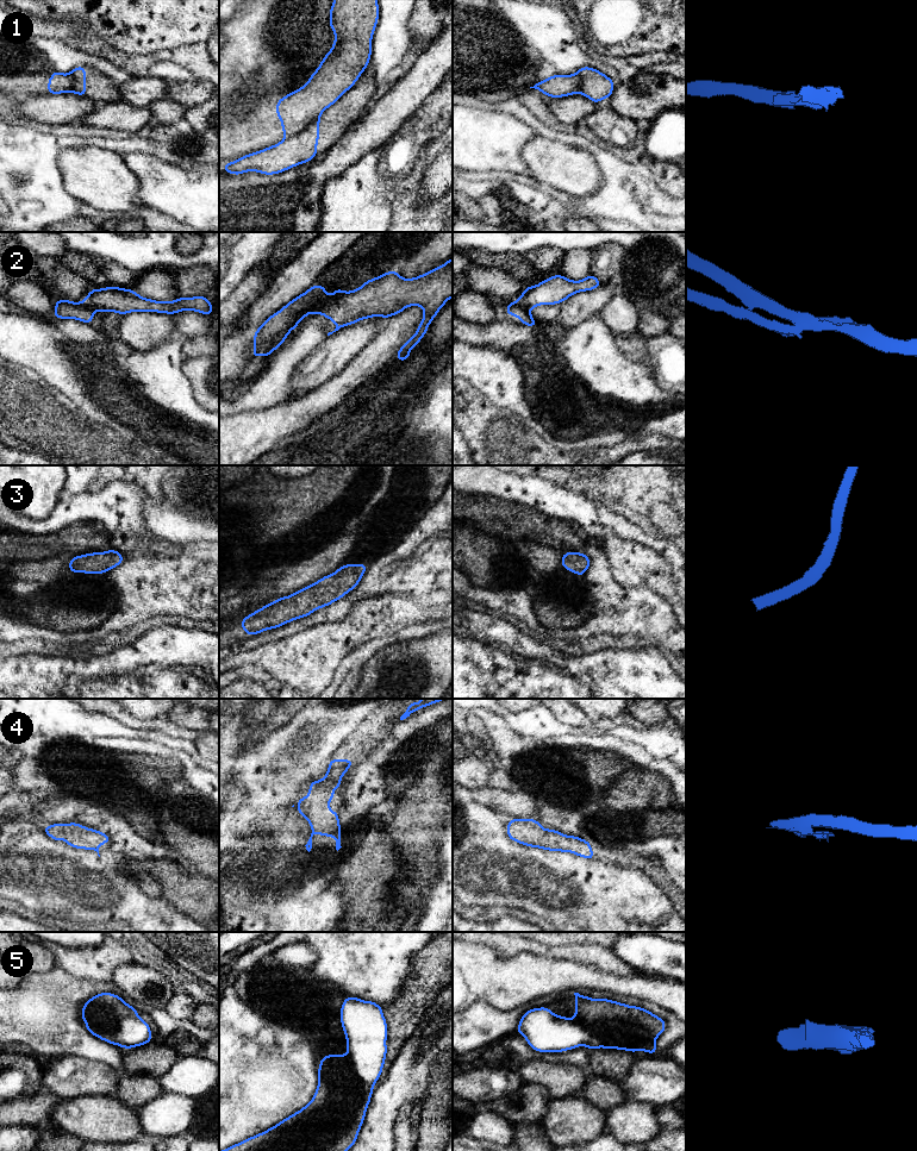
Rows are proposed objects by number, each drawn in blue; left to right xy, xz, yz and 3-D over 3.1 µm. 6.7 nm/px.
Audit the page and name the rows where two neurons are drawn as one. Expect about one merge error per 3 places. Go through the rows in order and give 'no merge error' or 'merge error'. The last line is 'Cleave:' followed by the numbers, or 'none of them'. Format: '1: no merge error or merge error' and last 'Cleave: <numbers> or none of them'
1: merge error
2: merge error
3: no merge error
4: no merge error
5: no merge error
Cleave: 1, 2

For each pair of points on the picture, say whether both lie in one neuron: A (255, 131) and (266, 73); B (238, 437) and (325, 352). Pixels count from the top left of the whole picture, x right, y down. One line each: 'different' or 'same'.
A: same
B: different

